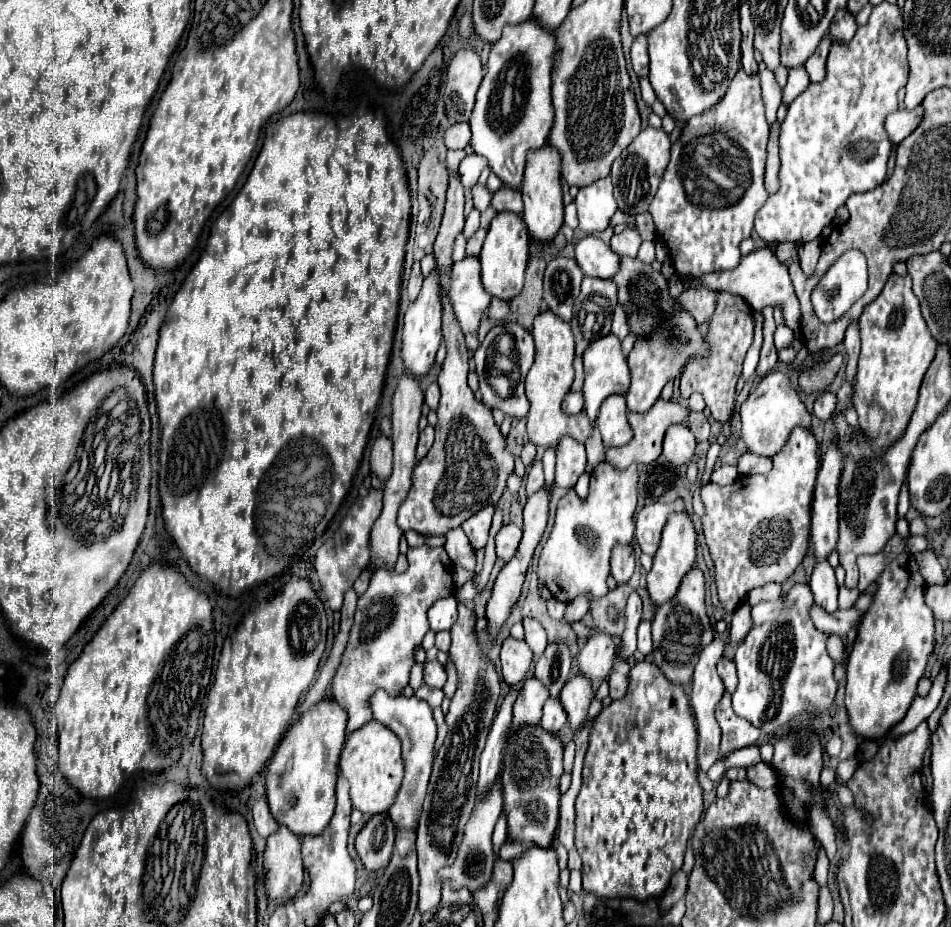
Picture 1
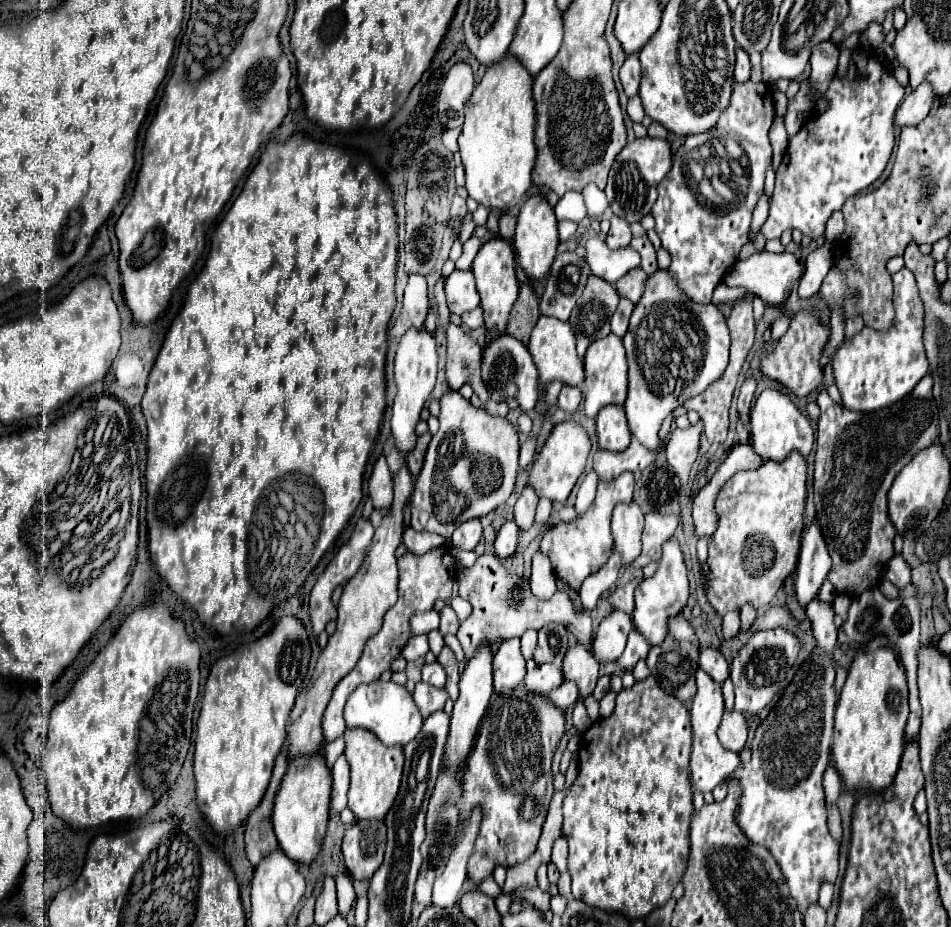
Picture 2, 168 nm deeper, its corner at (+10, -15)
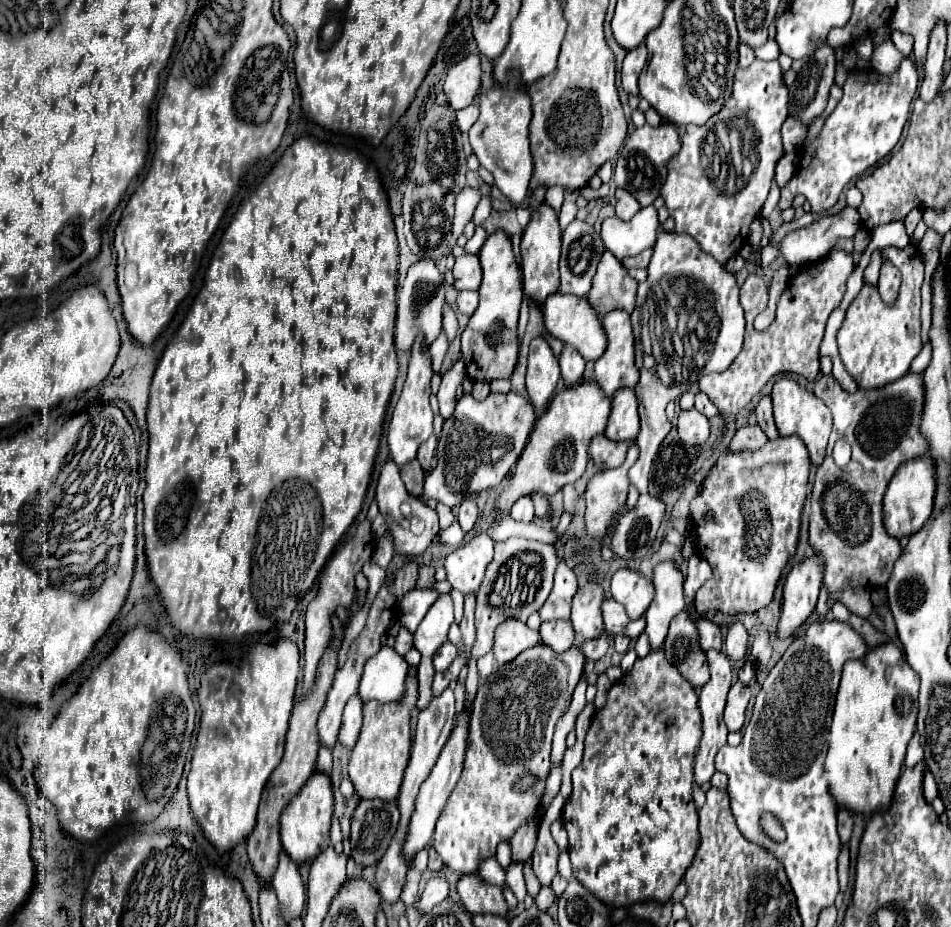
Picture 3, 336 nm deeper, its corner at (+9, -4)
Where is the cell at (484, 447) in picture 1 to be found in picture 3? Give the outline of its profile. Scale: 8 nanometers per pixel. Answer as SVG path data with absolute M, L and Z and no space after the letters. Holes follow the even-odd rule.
M463 394L457 400L455 414L445 420L443 436L437 444L439 464L425 478L421 498L435 498L457 508L465 496L477 496L481 490L495 488L519 460L535 420L535 406L521 394L489 394L483 402L477 402L471 394Z

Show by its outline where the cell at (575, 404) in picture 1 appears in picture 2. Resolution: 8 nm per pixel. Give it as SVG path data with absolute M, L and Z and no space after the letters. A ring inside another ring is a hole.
M564 385L564 389L560 391L560 397L558 397L558 407L560 407L562 411L566 411L566 413L572 415L572 413L578 409L580 399L582 399L582 393L580 393L578 387L568 387L568 385Z

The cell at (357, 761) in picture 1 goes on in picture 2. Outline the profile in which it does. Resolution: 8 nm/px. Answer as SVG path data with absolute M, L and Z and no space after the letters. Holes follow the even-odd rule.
M346 729L344 741L346 741L344 755L350 765L350 791L348 791L350 811L356 815L358 821L384 819L400 789L402 765L404 765L402 749L386 747L384 743L380 743L380 739L376 739L376 735L364 729Z

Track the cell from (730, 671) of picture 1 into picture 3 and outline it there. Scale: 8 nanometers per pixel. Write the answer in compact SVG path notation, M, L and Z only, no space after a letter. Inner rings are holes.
M693 604L687 608L687 614L693 618L697 630L699 630L699 642L701 642L701 648L707 652L709 648L723 648L723 634L721 634L721 628L707 620L705 616L697 614Z

